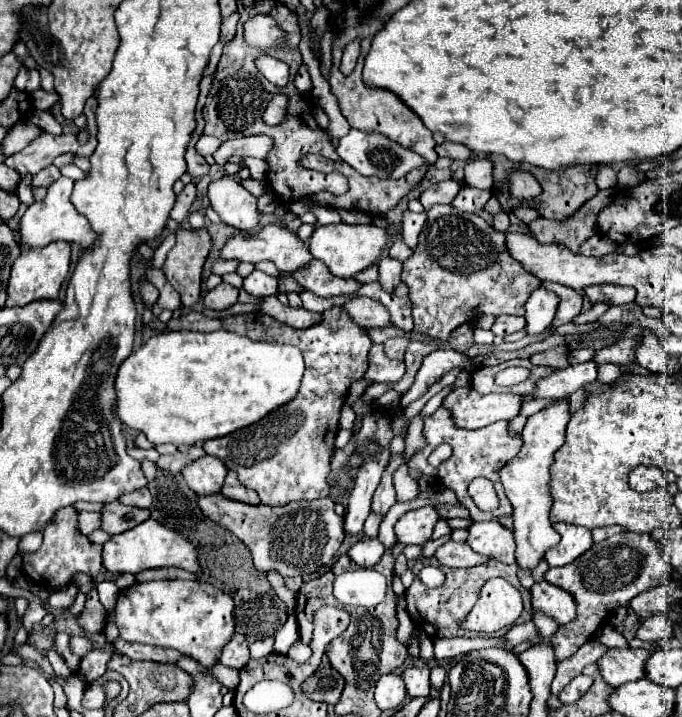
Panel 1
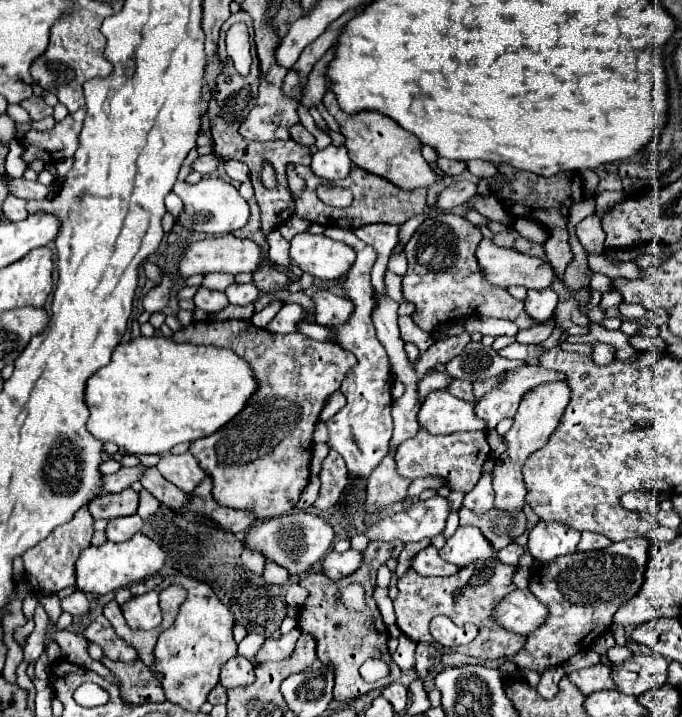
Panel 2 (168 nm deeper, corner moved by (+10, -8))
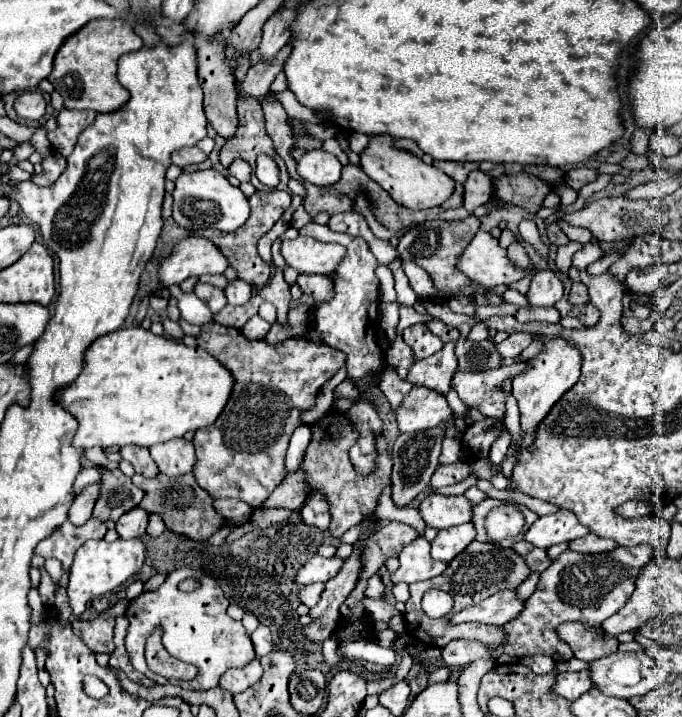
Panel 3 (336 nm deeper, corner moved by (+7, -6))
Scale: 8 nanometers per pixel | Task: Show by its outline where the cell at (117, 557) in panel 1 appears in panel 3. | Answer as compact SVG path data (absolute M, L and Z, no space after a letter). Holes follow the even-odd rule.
M140 538L106 542L106 540L88 540L74 556L72 568L70 568L70 582L68 582L68 596L70 606L76 616L80 616L86 610L86 604L98 596L106 596L114 588L122 586L126 580L136 576L144 564L146 548L140 542Z

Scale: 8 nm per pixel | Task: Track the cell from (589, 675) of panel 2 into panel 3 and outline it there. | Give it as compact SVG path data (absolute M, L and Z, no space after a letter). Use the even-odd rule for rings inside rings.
M586 670L582 672L564 672L564 674L556 674L554 678L554 694L562 696L566 700L576 700L580 694L588 692L592 688L590 682L590 674Z

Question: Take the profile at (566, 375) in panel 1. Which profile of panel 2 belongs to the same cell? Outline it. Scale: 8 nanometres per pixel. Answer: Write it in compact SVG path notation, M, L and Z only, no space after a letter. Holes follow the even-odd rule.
M523 366L515 372L509 372L499 388L485 394L483 400L477 402L475 412L479 418L487 420L487 430L493 430L499 420L513 418L521 398L525 398L525 394L533 390L533 386L559 380L567 380L565 374L555 370L545 370L543 366Z

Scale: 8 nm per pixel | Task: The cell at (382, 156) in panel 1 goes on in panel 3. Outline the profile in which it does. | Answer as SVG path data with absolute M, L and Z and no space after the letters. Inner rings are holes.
M312 150L298 158L296 172L302 180L314 184L314 186L330 186L340 180L342 164L334 154L328 154L326 150Z

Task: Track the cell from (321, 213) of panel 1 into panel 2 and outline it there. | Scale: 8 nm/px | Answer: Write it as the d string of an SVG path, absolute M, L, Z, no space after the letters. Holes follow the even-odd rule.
M325 228L325 236L349 244L357 252L357 262L351 266L347 280L343 282L343 288L349 294L349 300L355 304L355 312L351 320L345 326L333 328L335 330L335 342L341 344L345 350L353 352L357 356L357 366L349 370L341 384L341 392L347 398L347 404L343 410L339 410L331 420L327 420L329 426L329 448L337 450L345 464L347 472L353 478L365 478L371 476L371 472L381 464L381 460L387 454L389 440L393 434L393 418L391 418L391 384L393 384L393 374L391 374L391 364L387 358L387 352L383 344L375 336L375 326L371 320L371 310L375 306L373 298L373 286L371 286L371 266L375 264L375 250L361 242L353 230L345 228Z

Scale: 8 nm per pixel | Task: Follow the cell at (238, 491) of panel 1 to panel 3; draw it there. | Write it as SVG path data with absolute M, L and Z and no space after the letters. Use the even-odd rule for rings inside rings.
M134 474L132 482L144 490L140 508L146 510L148 514L158 514L164 520L166 528L178 536L184 536L190 540L206 540L222 524L222 516L212 506L214 502L212 496L198 486L192 474L174 476L174 478L168 478L164 474L158 474L154 478L144 478L144 476Z

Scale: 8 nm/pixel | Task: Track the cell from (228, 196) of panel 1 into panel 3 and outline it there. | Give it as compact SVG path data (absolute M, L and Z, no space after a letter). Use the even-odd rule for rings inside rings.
M196 170L196 172L182 172L174 180L174 192L172 192L174 204L172 204L172 218L178 226L186 230L200 230L200 228L216 228L222 232L232 232L240 228L248 216L250 216L250 204L248 198L240 192L240 188L232 186L218 170ZM192 200L210 200L216 204L216 210L188 210L188 202Z

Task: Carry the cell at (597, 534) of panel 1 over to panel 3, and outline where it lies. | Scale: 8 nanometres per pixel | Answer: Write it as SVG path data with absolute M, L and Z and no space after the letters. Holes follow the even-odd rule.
M588 534L586 538L578 538L572 540L570 550L580 552L580 554L602 554L602 552L610 552L614 550L618 544L614 540L606 540L606 538L598 538L596 534Z

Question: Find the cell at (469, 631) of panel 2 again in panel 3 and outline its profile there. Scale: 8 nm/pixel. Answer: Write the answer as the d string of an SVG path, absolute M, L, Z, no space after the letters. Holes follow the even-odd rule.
M498 592L472 608L464 608L462 612L454 614L454 622L484 622L484 624L494 624L502 626L516 618L522 612L524 604L516 598L516 592Z

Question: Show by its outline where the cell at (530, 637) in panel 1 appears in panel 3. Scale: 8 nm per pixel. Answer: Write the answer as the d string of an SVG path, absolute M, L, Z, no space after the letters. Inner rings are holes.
M640 544L634 548L616 548L608 554L594 554L594 556L576 554L572 550L562 552L550 564L550 568L540 574L538 588L526 600L524 612L520 612L522 616L504 624L502 628L506 632L504 646L490 648L474 640L452 640L448 646L442 648L444 664L448 668L460 668L481 658L496 660L501 654L508 654L514 658L544 654L554 658L556 662L574 658L570 646L558 638L556 626L562 622L580 620L592 628L598 628L602 620L618 612L630 598L630 594L634 592L634 582L650 558L652 558L652 546L648 544Z

